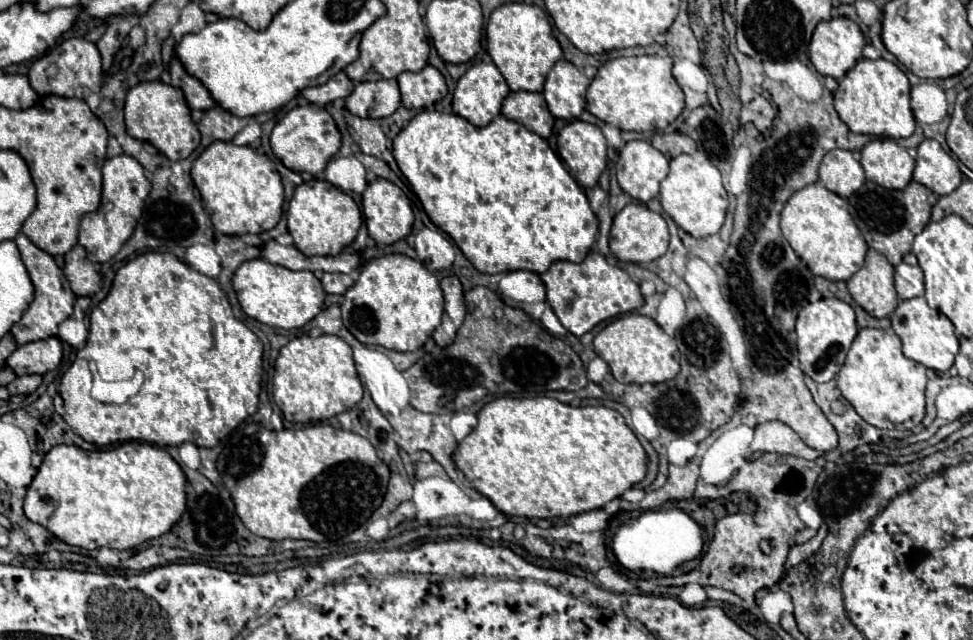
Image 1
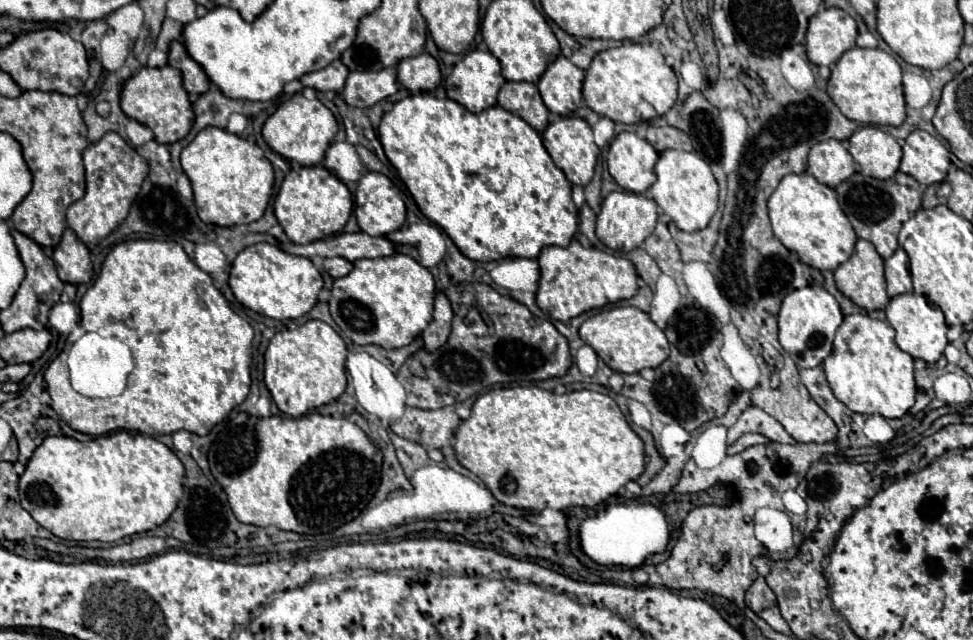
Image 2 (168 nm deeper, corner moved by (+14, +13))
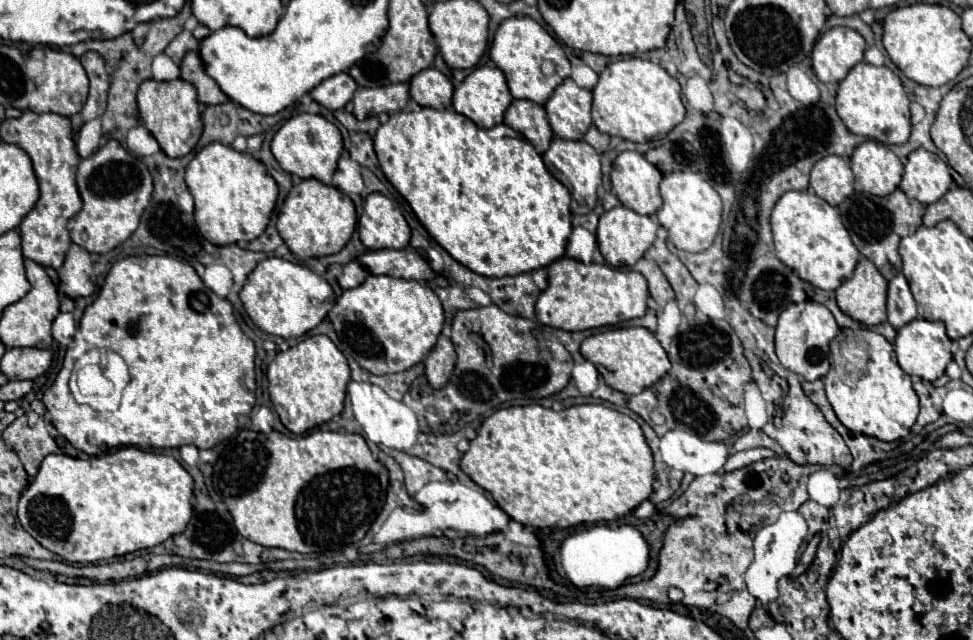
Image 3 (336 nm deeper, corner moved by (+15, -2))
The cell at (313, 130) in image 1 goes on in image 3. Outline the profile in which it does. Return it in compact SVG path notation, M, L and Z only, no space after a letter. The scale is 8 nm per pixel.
M300 113L290 121L286 121L278 129L272 141L272 153L280 163L280 167L284 167L284 171L298 175L302 179L312 177L326 185L332 181L332 175L338 167L338 159L342 151L344 151L344 145L342 145L340 129L334 123L326 121L322 115L310 115L310 113Z

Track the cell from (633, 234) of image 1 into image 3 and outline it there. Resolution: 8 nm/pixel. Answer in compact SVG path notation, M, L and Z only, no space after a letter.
M618 205L610 211L604 211L600 215L600 223L598 223L598 231L596 231L596 241L598 241L598 249L604 255L604 259L618 267L618 265L634 265L638 259L644 257L644 253L650 249L650 245L656 239L656 229L658 225L654 223L652 217L646 215L638 215L636 211Z

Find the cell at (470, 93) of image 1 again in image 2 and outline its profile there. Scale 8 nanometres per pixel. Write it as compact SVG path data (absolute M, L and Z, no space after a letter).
M473 50L467 52L463 56L461 62L457 62L453 66L453 72L449 74L449 78L445 80L445 92L451 100L459 102L461 106L465 106L469 112L479 114L485 108L493 106L497 100L497 92L503 86L505 78L501 76L501 66L499 60L491 54L491 52L481 52L481 50Z

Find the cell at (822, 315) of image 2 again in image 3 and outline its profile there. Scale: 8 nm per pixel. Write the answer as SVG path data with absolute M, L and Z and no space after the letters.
M812 299L802 303L790 303L778 317L776 325L776 355L782 367L788 367L806 381L822 379L828 373L828 343L840 333L834 315Z

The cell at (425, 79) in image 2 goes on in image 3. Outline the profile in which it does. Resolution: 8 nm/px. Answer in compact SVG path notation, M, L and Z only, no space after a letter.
M428 67L410 79L410 95L422 107L450 109L454 85L434 67Z

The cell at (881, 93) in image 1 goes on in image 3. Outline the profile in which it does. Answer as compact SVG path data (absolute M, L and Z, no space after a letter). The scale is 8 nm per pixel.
M864 61L858 63L838 85L836 111L852 133L884 145L902 145L910 137L910 97L898 75L888 67L876 67Z

